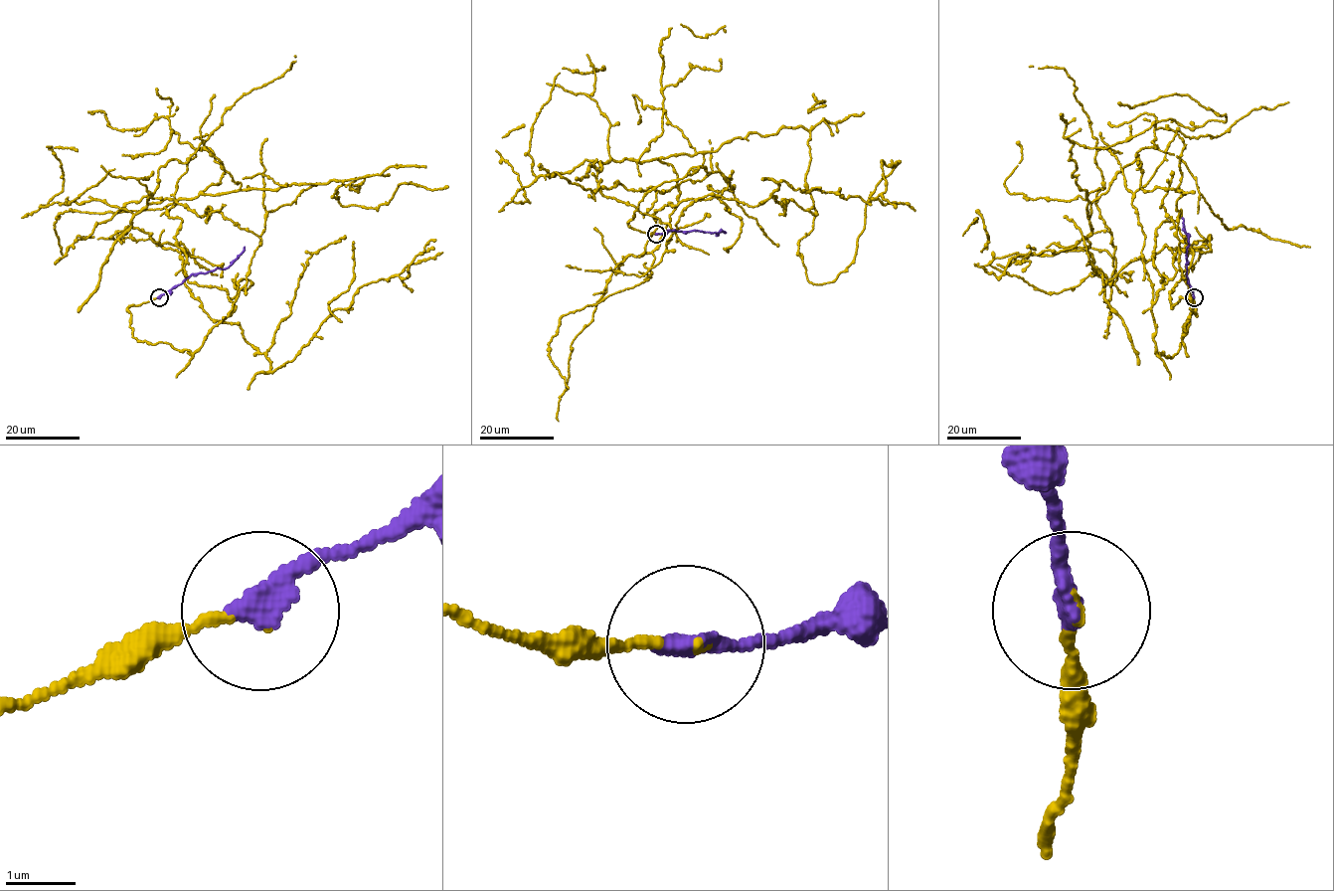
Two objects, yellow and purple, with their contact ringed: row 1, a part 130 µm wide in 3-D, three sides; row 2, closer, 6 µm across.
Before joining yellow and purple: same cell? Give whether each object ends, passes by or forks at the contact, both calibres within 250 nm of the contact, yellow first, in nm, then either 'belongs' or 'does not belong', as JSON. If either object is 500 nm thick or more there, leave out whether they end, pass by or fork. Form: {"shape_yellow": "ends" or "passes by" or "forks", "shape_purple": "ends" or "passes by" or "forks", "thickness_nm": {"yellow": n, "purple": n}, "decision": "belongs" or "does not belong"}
{"shape_yellow": "ends", "shape_purple": "ends", "thickness_nm": {"yellow": 90, "purple": 340}, "decision": "belongs"}

